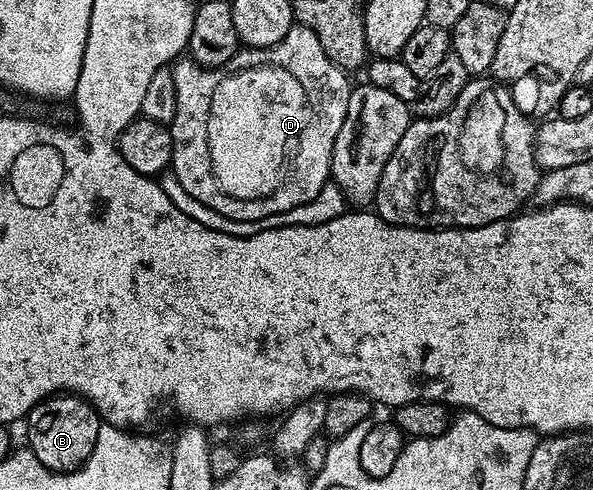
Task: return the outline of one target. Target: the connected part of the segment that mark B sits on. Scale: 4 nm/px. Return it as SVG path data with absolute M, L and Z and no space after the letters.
M59 392L36 403L24 419L28 449L50 470L77 470L88 460L103 423L97 410L85 398Z

